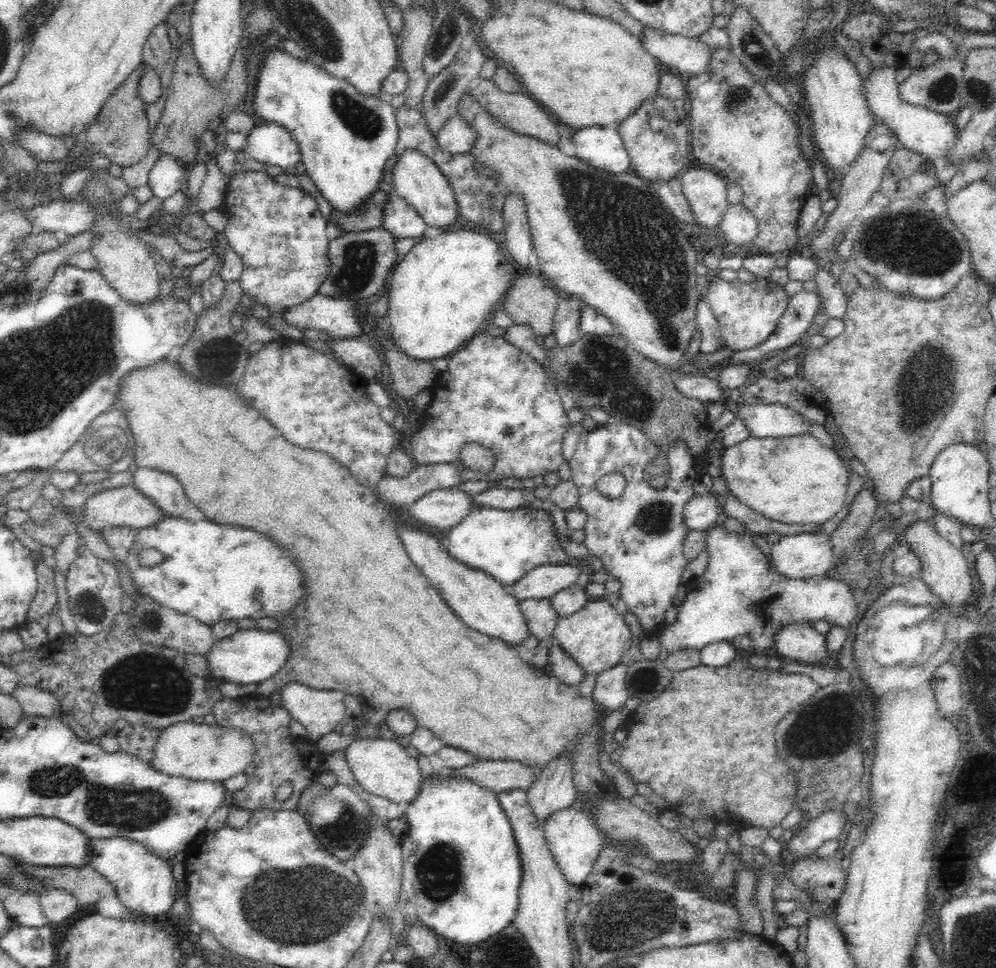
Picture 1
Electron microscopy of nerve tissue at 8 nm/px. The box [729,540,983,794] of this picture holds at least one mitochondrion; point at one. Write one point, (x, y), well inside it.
(811, 735)

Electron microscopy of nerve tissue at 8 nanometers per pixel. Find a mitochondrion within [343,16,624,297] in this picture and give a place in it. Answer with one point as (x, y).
(448, 84)

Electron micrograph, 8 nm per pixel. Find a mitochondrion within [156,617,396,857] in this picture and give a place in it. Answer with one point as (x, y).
(345, 846)

